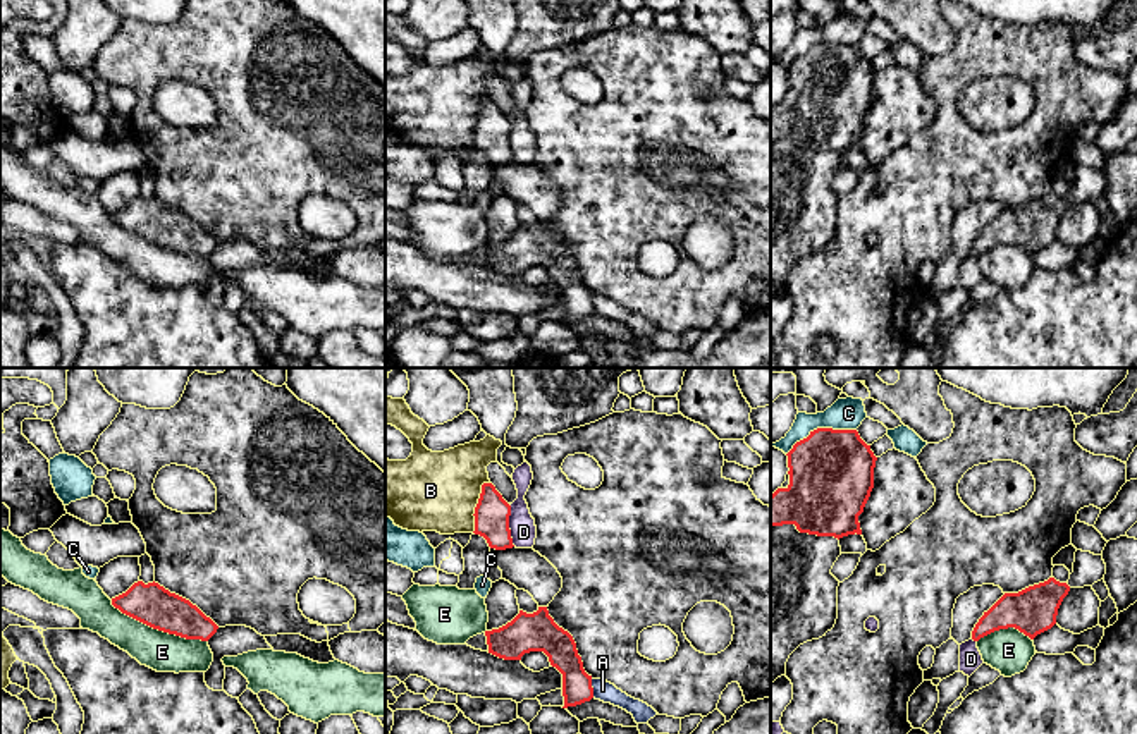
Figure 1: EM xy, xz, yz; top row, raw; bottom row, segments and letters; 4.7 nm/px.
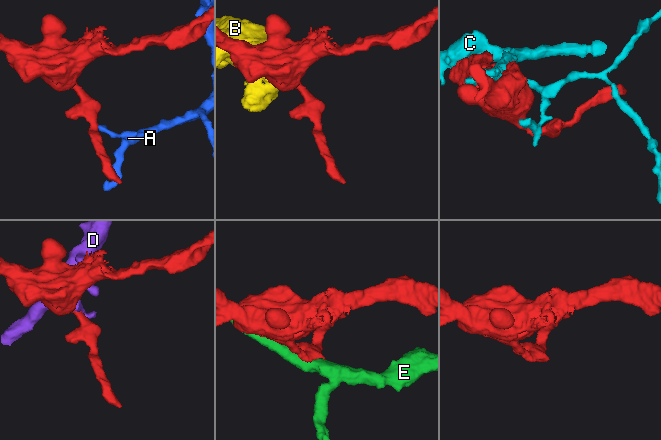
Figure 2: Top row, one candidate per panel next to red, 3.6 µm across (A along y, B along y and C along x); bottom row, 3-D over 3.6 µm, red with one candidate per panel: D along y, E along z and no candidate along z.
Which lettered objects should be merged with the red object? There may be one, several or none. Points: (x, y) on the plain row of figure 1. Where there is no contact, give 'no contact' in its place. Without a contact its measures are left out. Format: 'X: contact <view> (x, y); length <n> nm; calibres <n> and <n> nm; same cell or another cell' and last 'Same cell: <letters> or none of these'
A: contact xz (592, 303); length 90 nm; calibres 150 and 90 nm; another cell
B: contact xz (477, 121); length 260 nm; calibres 160 and 360 nm; another cell
C: contact yz (819, 43); length 340 nm; calibres 400 and 150 nm; another cell
D: contact xz (508, 140); length 200 nm; calibres 160 and 130 nm; another cell
E: contact xy (159, 244); length 500 nm; calibres 190 and 190 nm; another cell
Same cell: none of these

